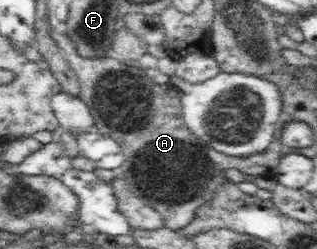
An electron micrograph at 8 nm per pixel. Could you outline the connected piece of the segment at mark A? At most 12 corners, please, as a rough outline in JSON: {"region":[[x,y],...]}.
{"region":[[83,57],[94,129],[121,144],[121,177],[171,229],[235,169],[279,181],[297,154],[215,151],[184,124],[179,91],[138,64]]}

